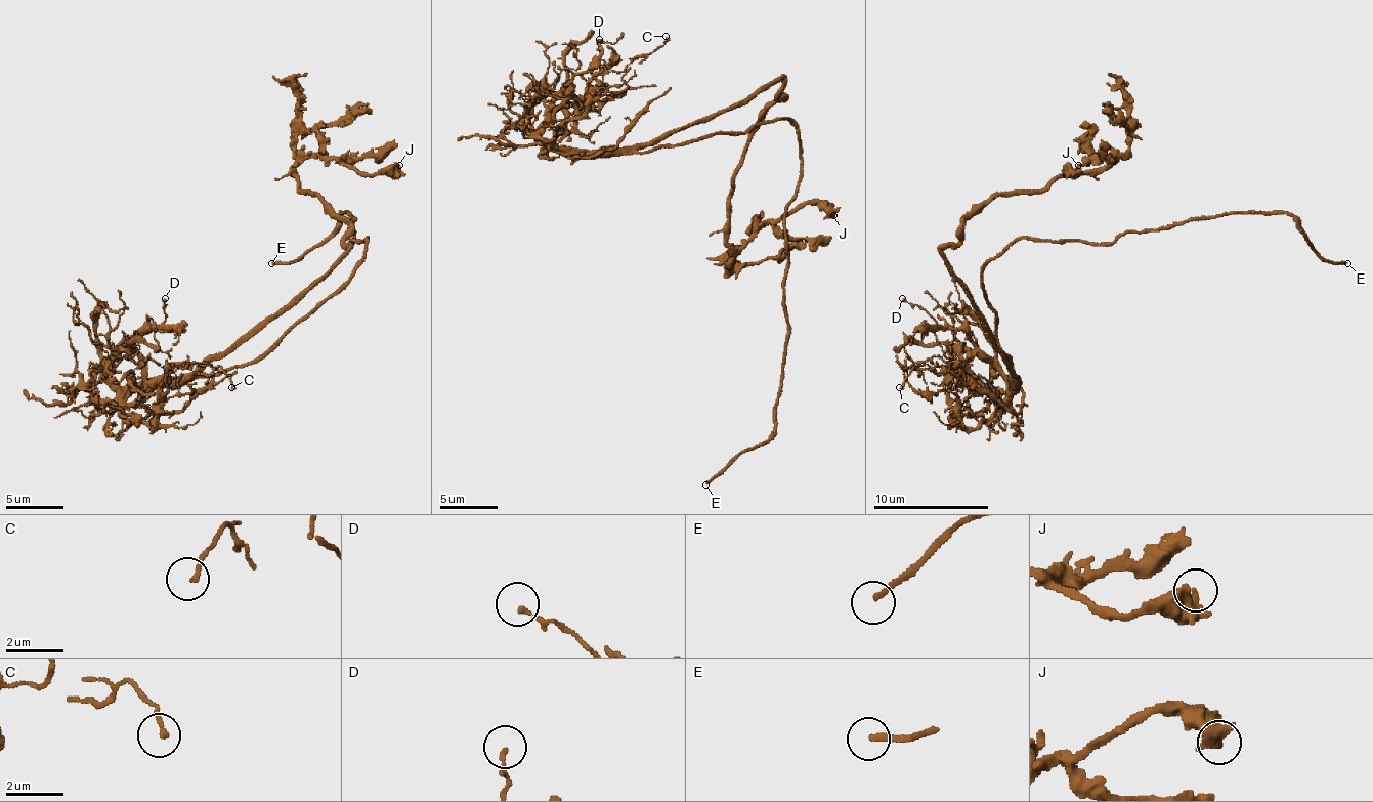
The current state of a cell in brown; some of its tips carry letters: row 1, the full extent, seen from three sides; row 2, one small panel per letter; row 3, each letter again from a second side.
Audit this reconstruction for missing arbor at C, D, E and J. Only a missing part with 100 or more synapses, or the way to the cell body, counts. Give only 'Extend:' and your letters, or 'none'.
Extend: E

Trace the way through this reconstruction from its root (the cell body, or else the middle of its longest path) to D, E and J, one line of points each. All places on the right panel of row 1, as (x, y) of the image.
D: (1009, 365), (1015, 373), (1012, 387), (1003, 373), (959, 330), (945, 330), (923, 309), (910, 306), (902, 298)
E: (1009, 365), (983, 269), (1024, 237), (1110, 243), (1127, 231), (1226, 214), (1287, 214), (1324, 260), (1347, 263)
J: (1009, 365), (942, 252), (1000, 194), (1102, 173), (1110, 159), (1090, 156), (1078, 165)

